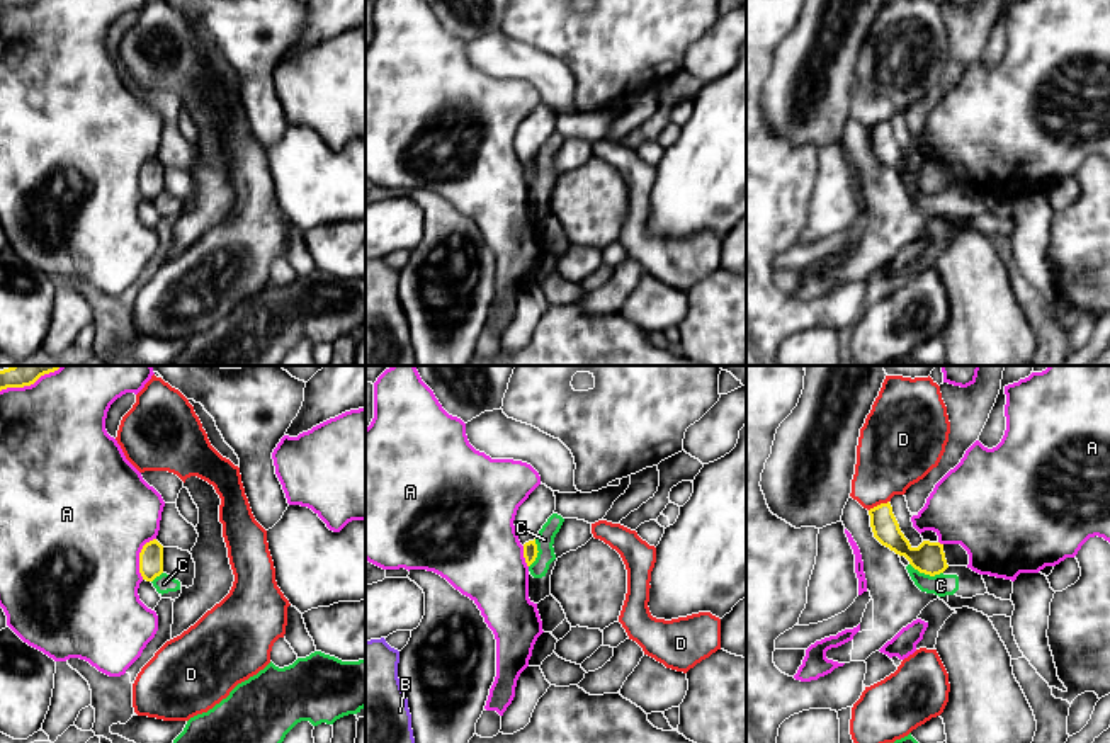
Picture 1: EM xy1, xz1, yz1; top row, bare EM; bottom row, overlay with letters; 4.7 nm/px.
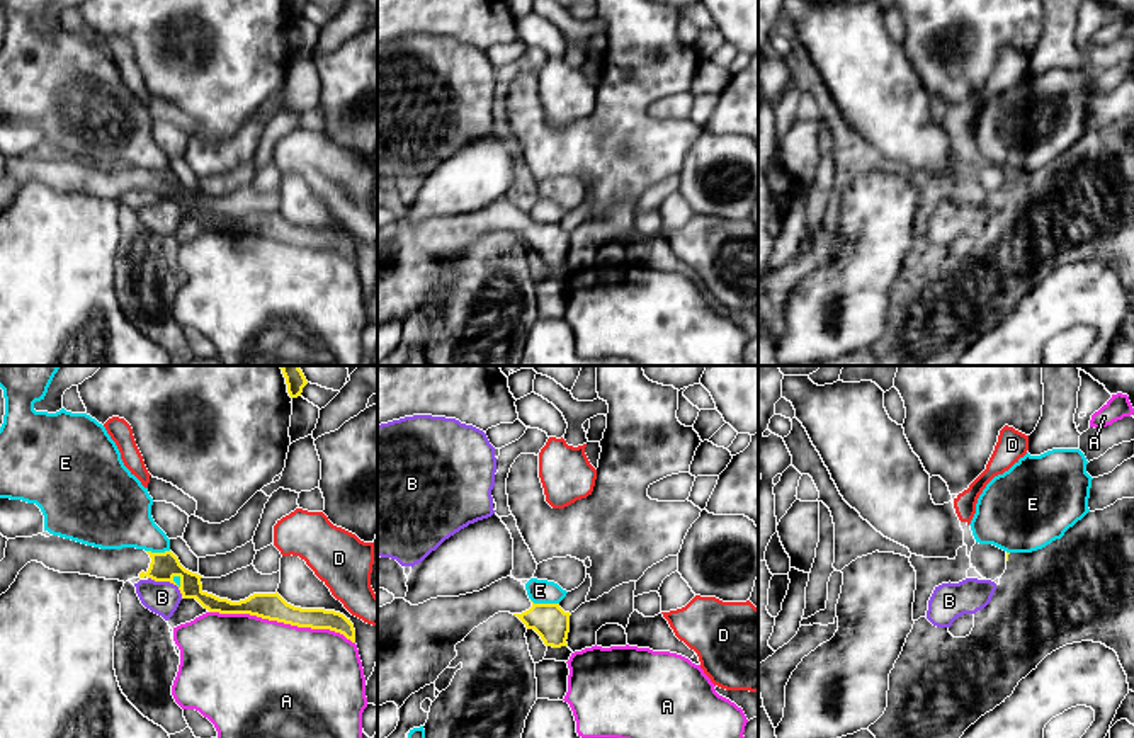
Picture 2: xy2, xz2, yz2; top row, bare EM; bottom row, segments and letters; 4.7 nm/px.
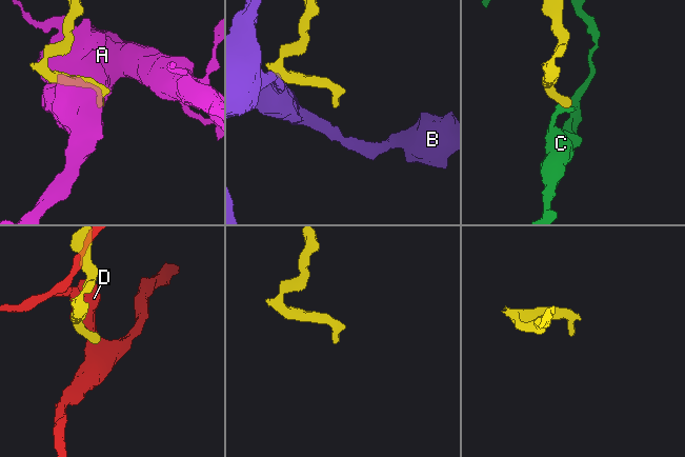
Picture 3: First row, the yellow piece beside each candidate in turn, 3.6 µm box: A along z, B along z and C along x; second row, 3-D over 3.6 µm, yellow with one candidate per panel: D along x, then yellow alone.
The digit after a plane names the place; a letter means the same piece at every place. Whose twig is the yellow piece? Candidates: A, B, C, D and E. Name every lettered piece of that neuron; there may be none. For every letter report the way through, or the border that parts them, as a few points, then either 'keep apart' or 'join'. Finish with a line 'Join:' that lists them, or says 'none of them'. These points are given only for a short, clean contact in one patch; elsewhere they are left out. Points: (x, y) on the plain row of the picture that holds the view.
A: keep apart
B: border along xy2 (148, 196), (158, 201), (172, 201), (182, 215); keep apart
C: border along yz1 (910, 182), (930, 194), (942, 192); keep apart
D: border along yz1 (888, 119), (869, 130); keep apart
E: border along xz2 (531, 218), (534, 221), (558, 223); keep apart
Join: none of them

